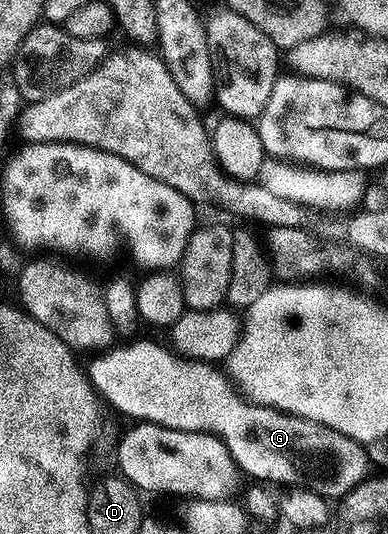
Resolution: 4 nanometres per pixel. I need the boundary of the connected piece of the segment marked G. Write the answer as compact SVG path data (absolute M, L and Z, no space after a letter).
M136 340L91 356L90 369L88 365L94 392L116 412L134 417L130 419L138 423L218 437L228 447L235 466L258 483L297 487L327 499L341 499L371 476L369 452L358 442L315 421L247 401L217 364L180 357L173 348L154 341Z

